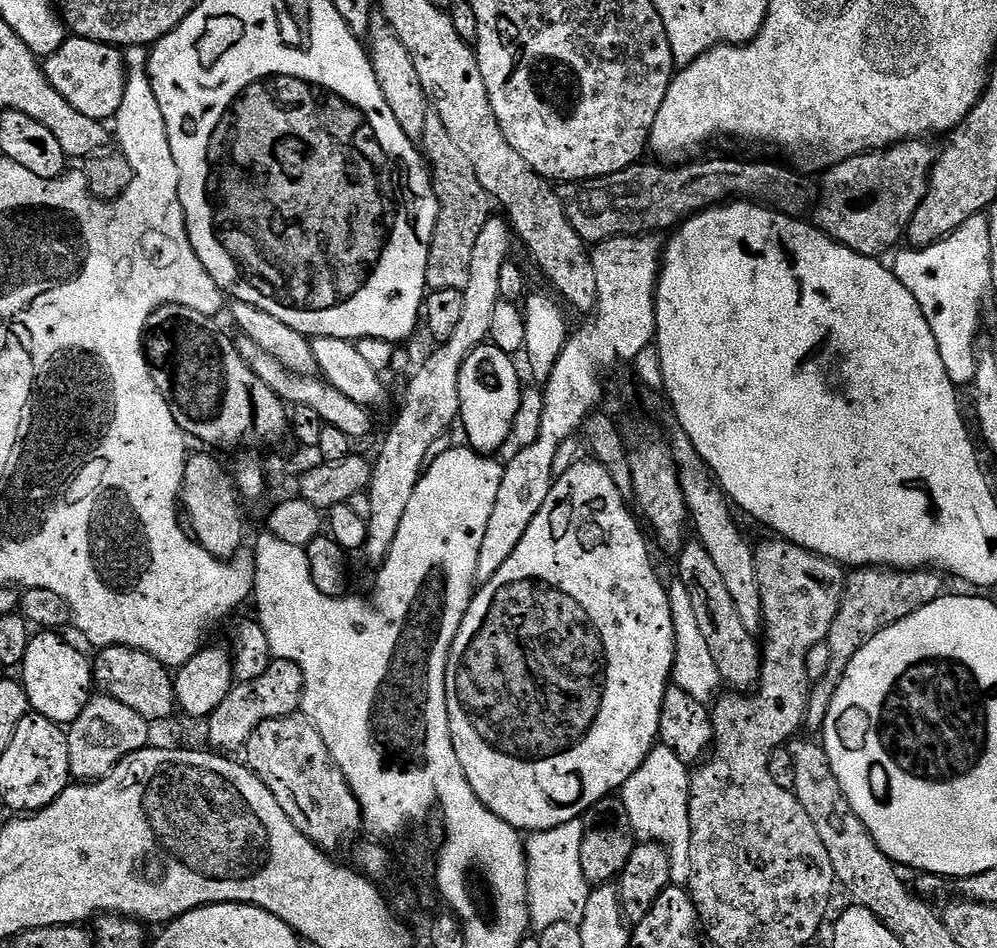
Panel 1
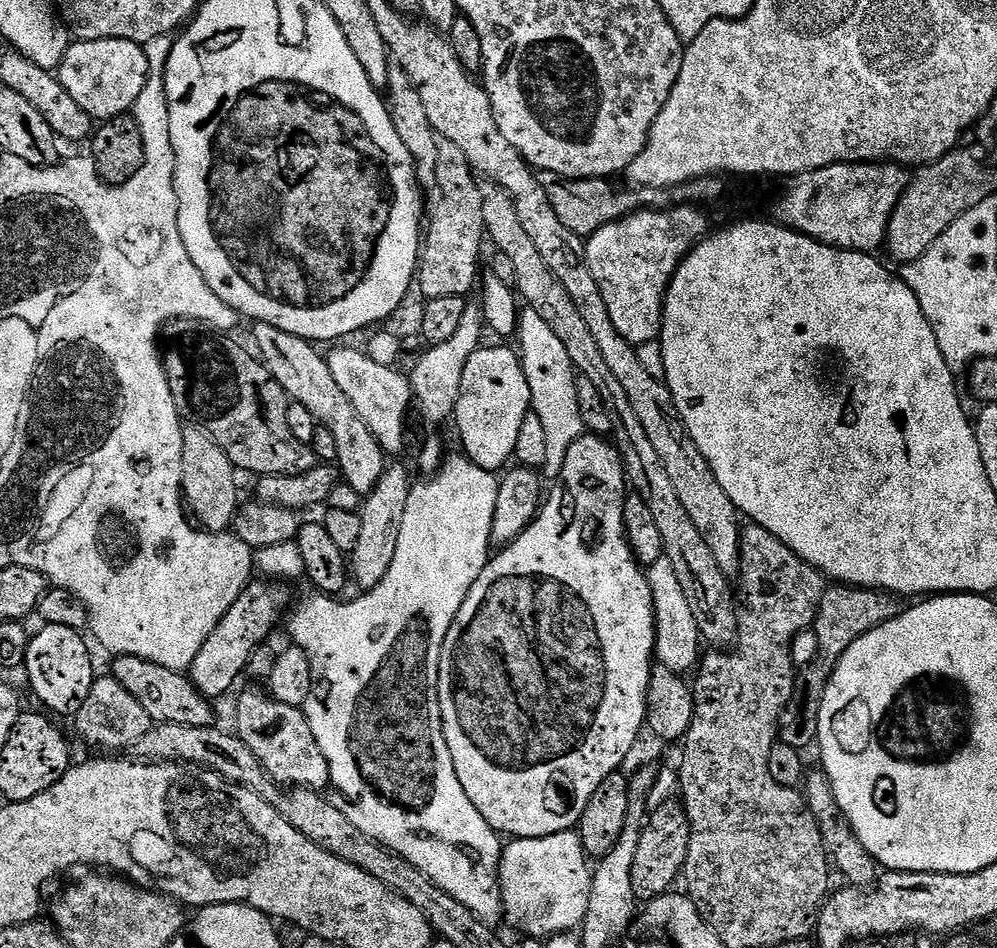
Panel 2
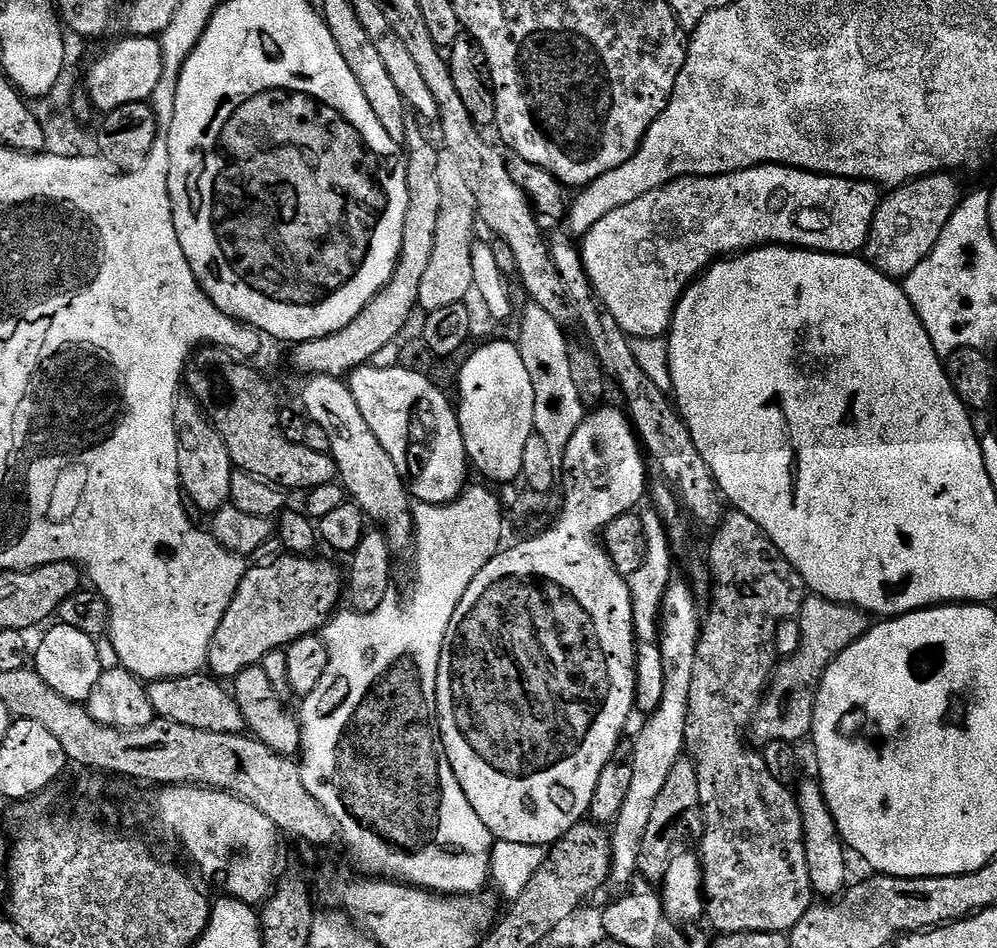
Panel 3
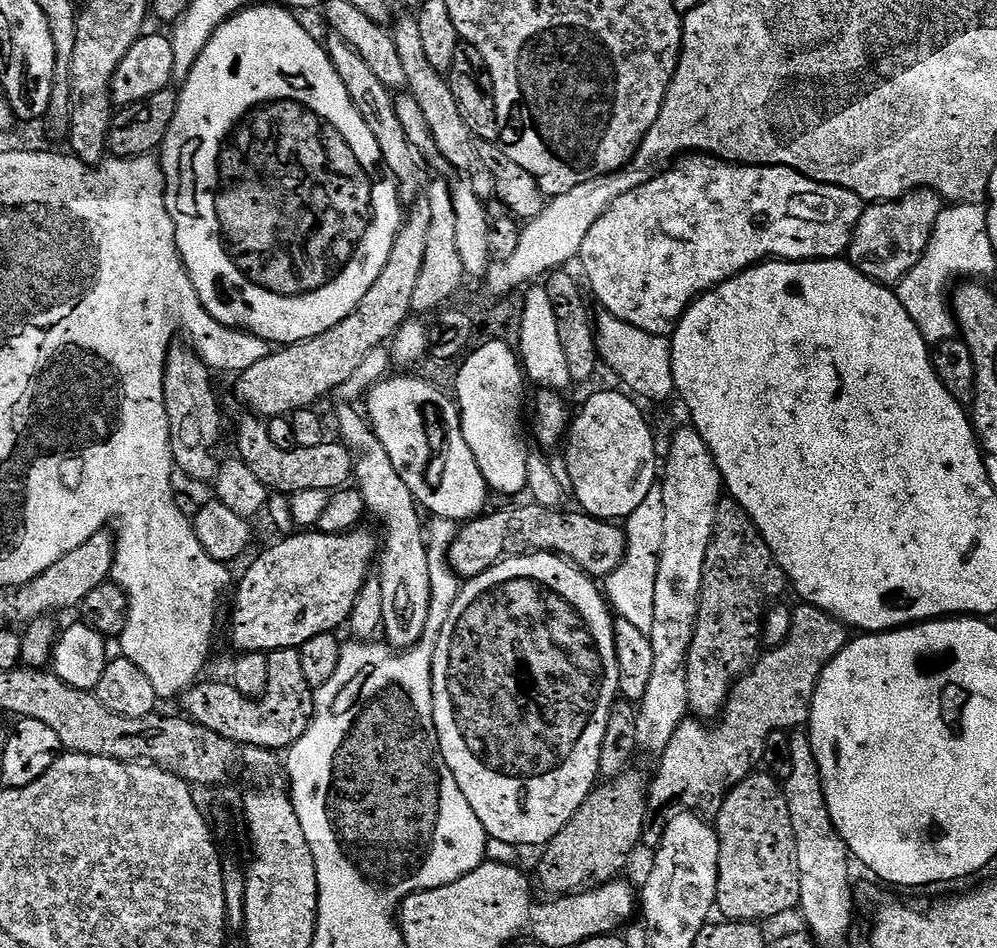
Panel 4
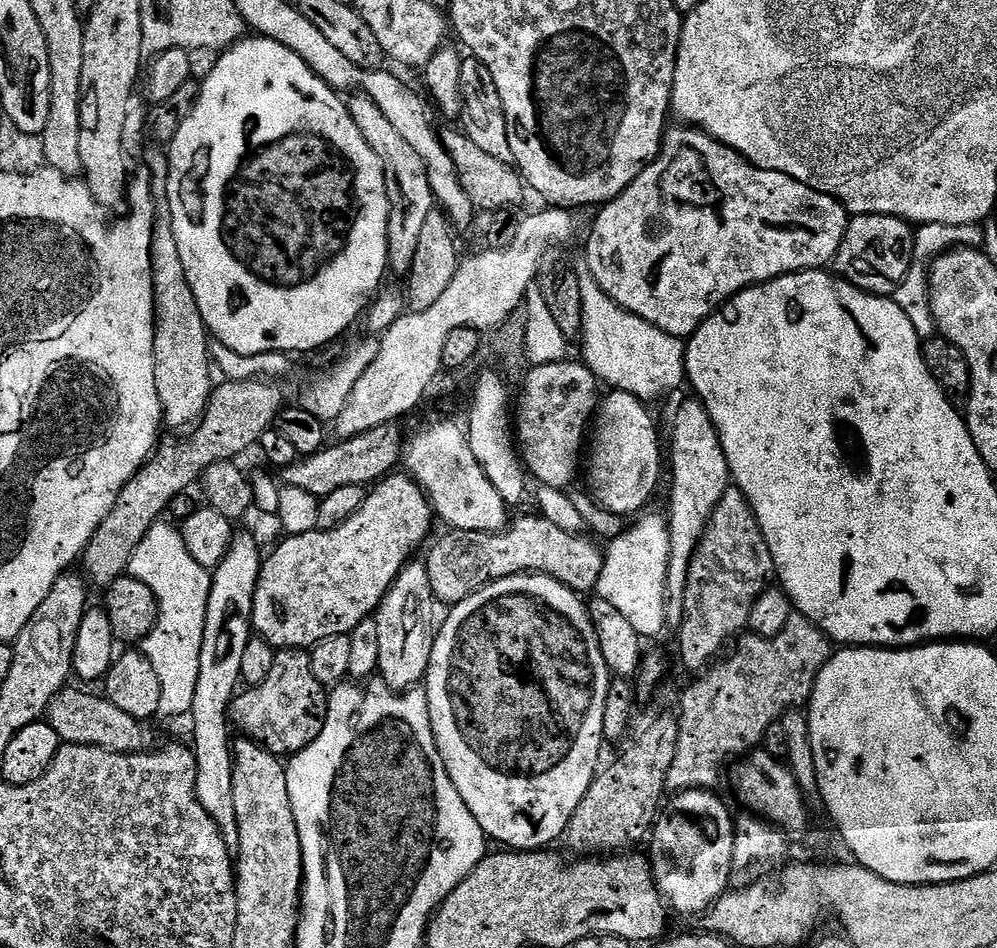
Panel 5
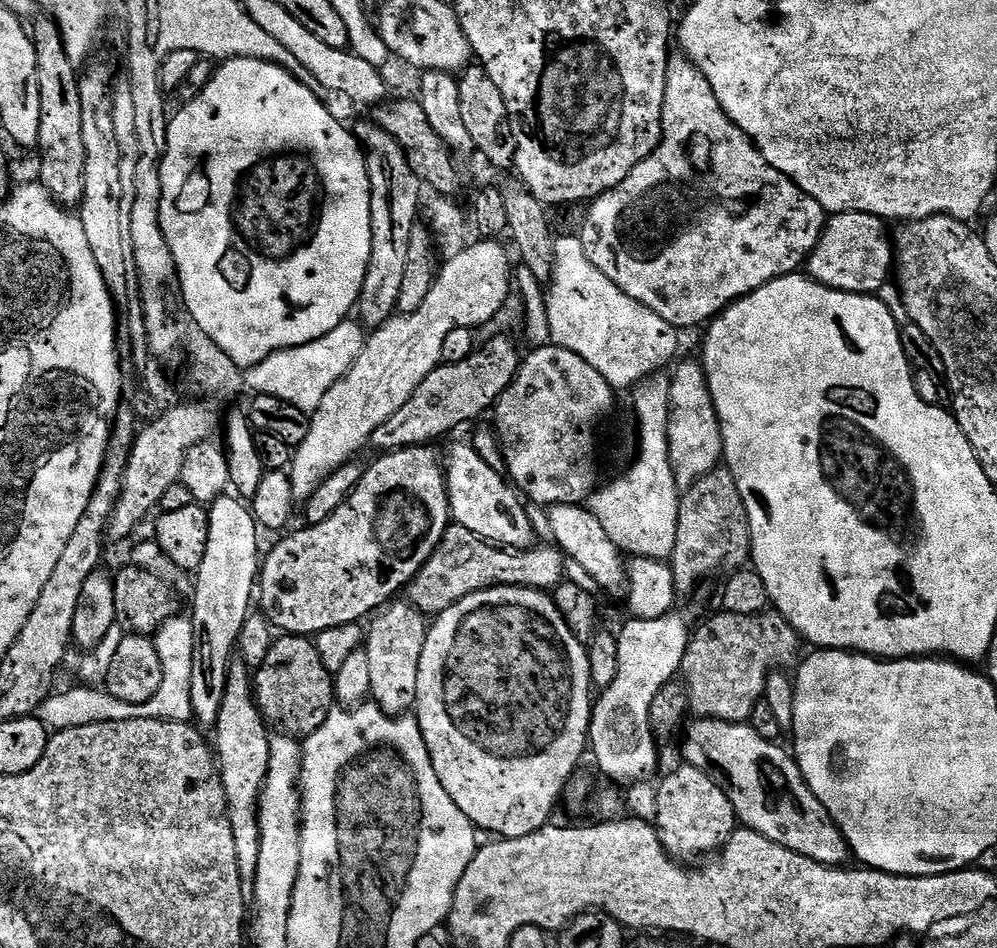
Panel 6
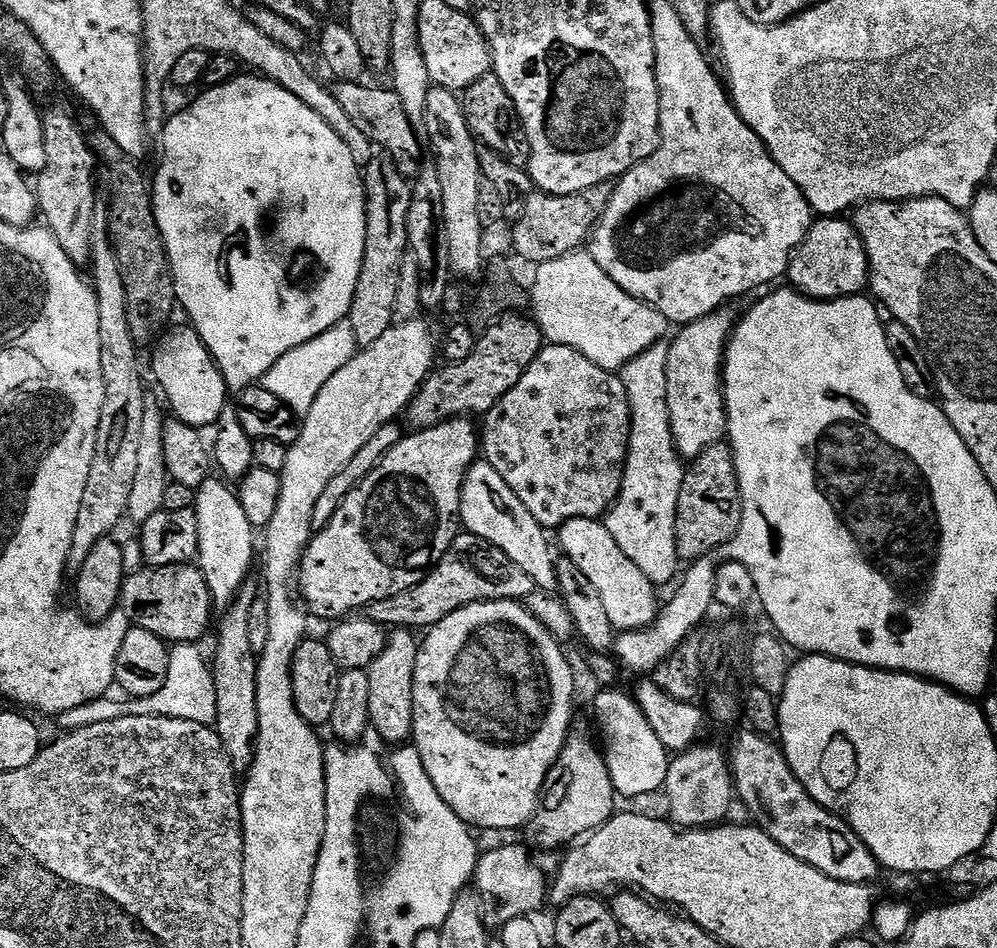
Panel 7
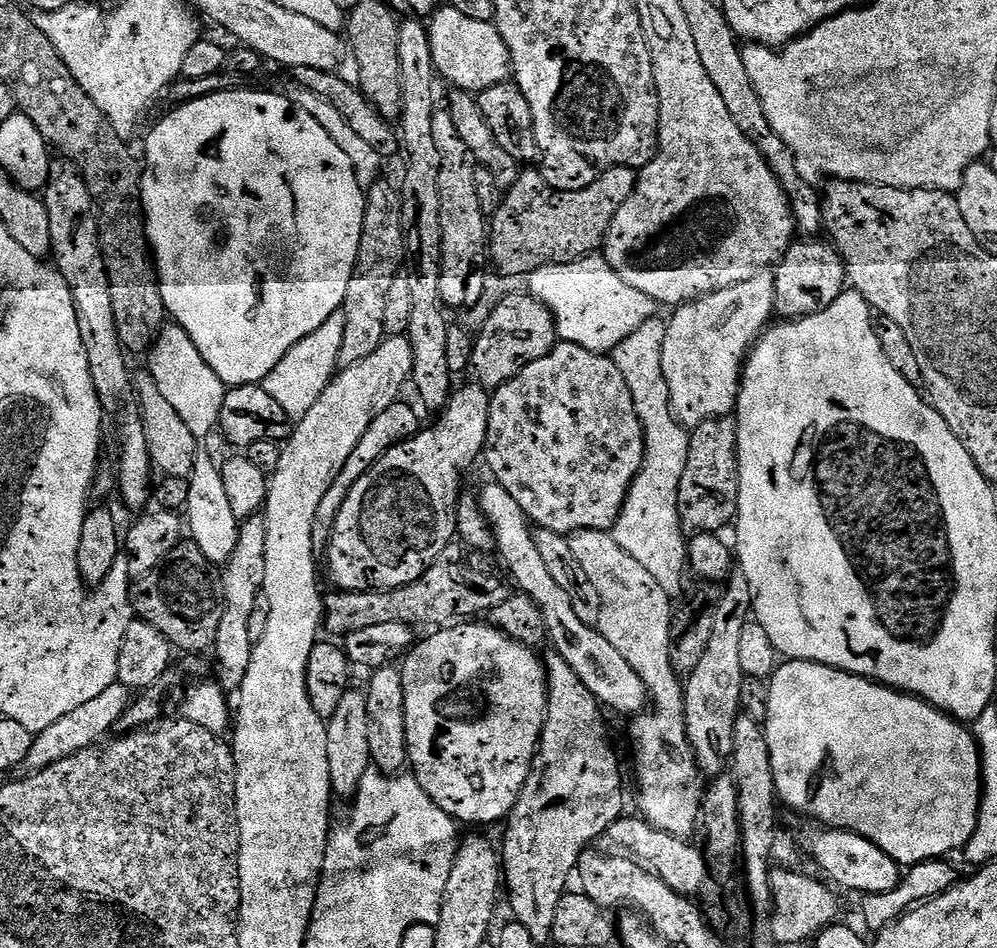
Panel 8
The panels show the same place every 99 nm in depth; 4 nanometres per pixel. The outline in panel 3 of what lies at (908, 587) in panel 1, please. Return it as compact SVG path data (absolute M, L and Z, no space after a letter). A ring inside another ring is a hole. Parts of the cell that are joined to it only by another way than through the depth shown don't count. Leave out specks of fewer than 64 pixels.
M809 594L804 600L798 619L802 626L802 646L798 654L785 656L777 663L768 681L768 691L752 717L750 740L753 745L763 746L770 742L799 745L800 740L807 741L811 737L818 690L826 670L842 650L865 636L870 627L869 613L848 604L835 604L815 594Z

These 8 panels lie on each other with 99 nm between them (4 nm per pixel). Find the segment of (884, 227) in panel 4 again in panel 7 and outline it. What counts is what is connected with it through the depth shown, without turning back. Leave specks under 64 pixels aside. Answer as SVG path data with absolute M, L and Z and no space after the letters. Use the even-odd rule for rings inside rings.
M840 216L813 219L806 238L792 253L786 280L795 291L811 300L856 298L868 288L868 251L856 233L855 223Z

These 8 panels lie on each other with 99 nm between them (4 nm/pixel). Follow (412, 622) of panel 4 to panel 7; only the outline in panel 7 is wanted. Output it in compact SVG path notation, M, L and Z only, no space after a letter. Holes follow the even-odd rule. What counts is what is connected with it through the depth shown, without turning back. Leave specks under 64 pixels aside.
M407 628L388 632L388 641L378 658L366 670L370 678L370 710L368 723L371 731L377 732L392 746L400 746L411 737L414 722L414 666L418 640Z

